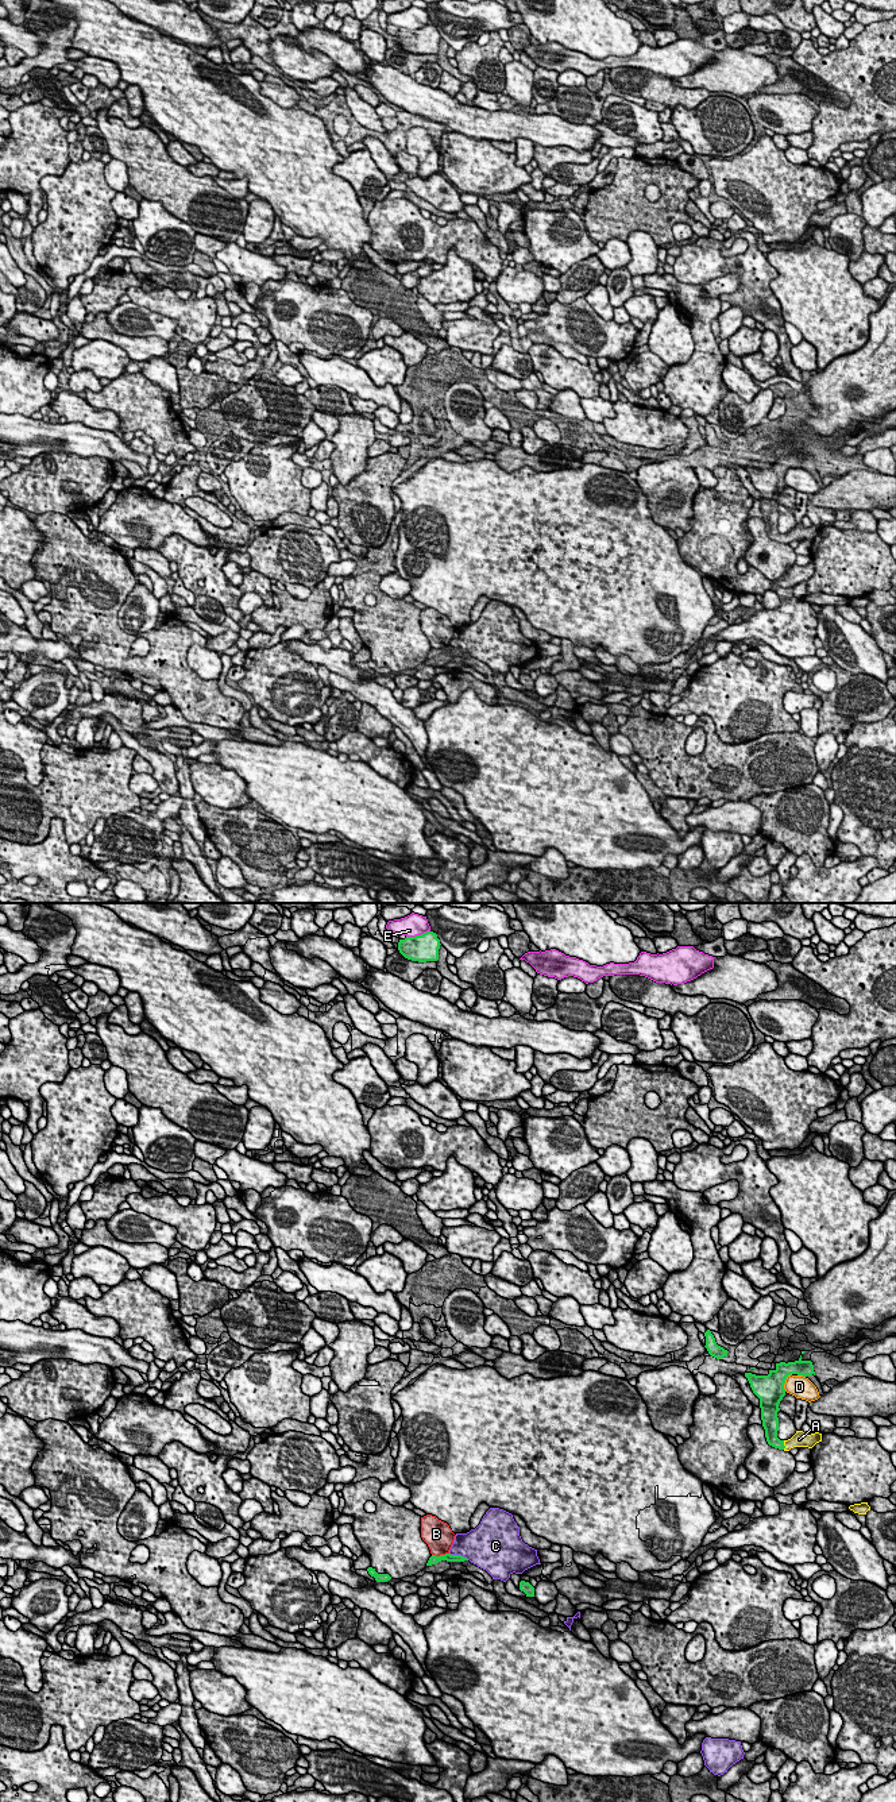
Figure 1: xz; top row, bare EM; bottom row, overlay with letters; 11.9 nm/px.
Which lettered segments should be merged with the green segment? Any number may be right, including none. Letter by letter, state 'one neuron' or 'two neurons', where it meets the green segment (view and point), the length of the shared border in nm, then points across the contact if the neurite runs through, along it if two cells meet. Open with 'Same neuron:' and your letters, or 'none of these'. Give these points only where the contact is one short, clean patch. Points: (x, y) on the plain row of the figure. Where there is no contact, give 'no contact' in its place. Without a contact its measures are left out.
Same neuron: A
A: one neuron; meets green in xz at (783, 537); contact 110 nm long; runs through xz (771, 521), (771, 528), (783, 537), (799, 532)
B: two neurons; meets green in xz at (440, 648); contact 220 nm long; border along xz (448, 645), (432, 648)
C: two neurons; meets green in xz at (459, 648); contact 260 nm long
D: two neurons; meets green in xz at (784, 475); contact 240 nm long
E: two neurons; meets green in xz at (417, 29); contact 300 nm long

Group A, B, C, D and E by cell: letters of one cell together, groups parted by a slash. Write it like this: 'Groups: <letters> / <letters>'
Groups: A / B / C / D / E

